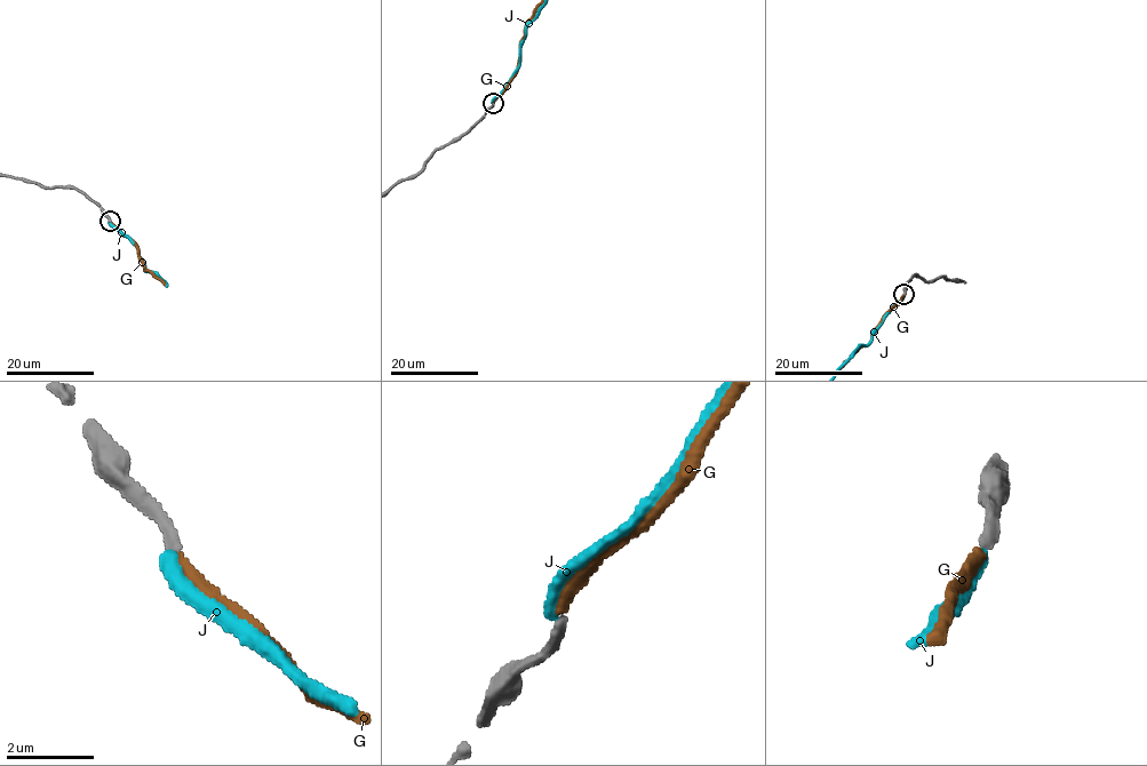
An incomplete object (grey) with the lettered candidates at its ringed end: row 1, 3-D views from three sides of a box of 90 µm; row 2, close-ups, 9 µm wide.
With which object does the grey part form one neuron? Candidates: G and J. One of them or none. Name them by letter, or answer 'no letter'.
G

